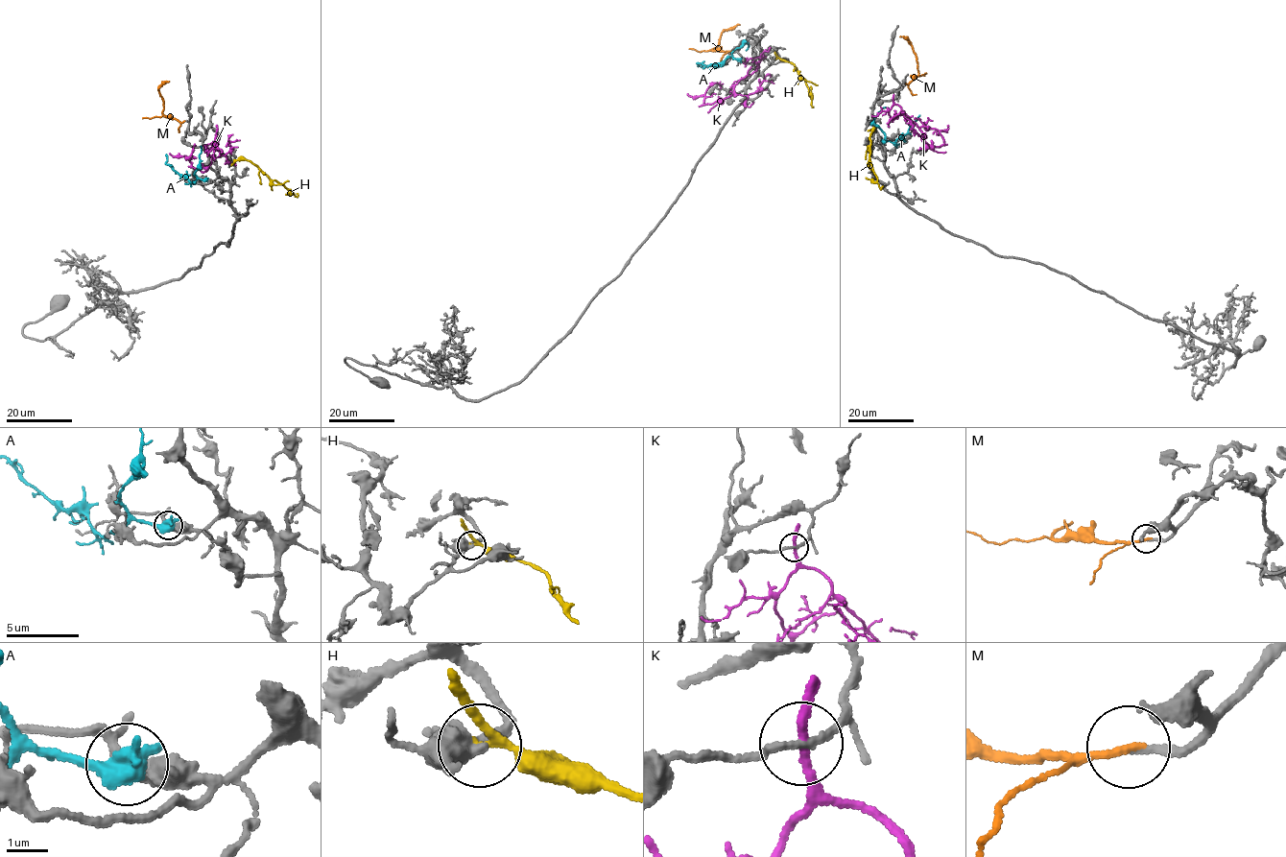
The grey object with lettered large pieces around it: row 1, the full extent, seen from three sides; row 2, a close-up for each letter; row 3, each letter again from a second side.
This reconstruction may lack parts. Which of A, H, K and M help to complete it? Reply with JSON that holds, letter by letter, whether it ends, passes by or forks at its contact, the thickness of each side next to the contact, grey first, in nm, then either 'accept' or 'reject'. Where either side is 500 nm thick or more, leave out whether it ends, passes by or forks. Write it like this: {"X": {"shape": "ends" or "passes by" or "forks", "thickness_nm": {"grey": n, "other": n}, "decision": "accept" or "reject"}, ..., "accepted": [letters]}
{"A": {"thickness_nm": {"grey": 320, "other": 650}, "decision": "reject"}, "H": {"shape": "passes by", "thickness_nm": {"grey": 360, "other": 180}, "decision": "reject"}, "K": {"shape": "passes by", "thickness_nm": {"grey": 170, "other": 190}, "decision": "reject"}, "M": {"shape": "ends", "thickness_nm": {"grey": 160, "other": 200}, "decision": "accept"}, "accepted": ["M"]}

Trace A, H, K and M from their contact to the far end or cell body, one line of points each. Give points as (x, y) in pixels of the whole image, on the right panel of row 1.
A: (884, 142), (885, 138), (893, 142), (903, 136), (919, 115)
H: (873, 129), (869, 160), (876, 180), (866, 178)
K: (893, 99), (916, 125), (923, 141), (938, 147), (943, 138), (937, 130), (925, 127), (932, 120)
M: (906, 83), (917, 76), (916, 59), (911, 42), (900, 36)

